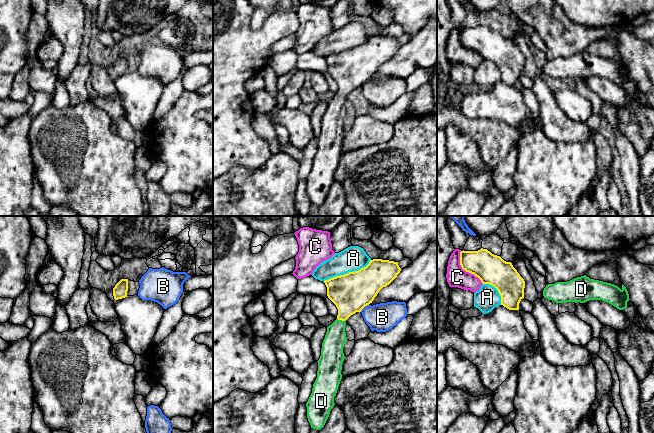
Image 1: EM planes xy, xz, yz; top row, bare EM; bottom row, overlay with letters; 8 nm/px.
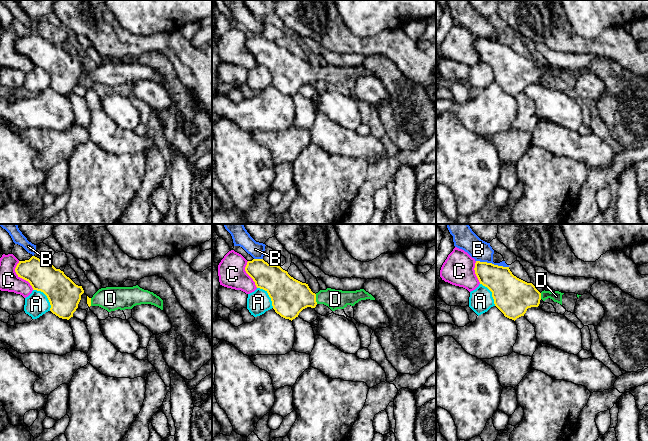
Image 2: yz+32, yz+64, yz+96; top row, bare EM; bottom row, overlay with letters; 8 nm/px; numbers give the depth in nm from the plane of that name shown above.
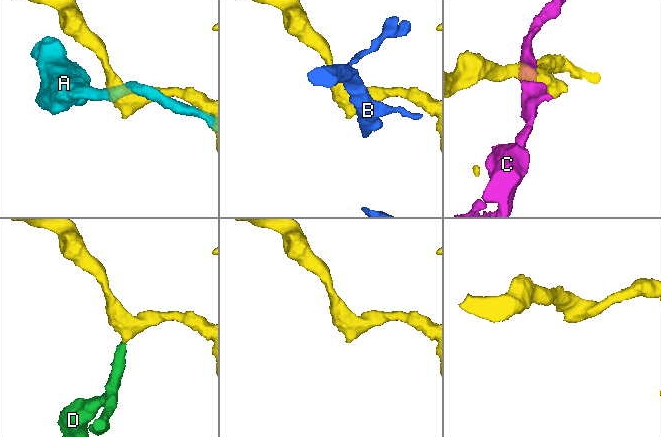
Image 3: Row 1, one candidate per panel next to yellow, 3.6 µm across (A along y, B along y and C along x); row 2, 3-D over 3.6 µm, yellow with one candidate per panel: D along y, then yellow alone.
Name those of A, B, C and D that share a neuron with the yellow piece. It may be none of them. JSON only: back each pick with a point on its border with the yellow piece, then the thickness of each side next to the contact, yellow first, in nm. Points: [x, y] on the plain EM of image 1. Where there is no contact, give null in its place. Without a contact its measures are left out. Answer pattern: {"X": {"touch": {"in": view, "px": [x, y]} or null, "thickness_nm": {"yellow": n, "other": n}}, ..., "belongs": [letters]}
{"D": {"touch": {"in": "xz", "px": [341, 95]}, "thickness_nm": {"yellow": 320, "other": 180}}, "belongs": ["D"]}

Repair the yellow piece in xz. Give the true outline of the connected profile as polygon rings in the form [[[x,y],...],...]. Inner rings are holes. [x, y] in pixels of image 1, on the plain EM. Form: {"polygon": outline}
{"polygon": [[[373,35],[369,40],[358,47],[349,48],[325,56],[328,74],[338,85],[337,95],[327,103],[327,108],[322,119],[321,132],[318,138],[317,154],[313,160],[312,169],[306,179],[307,194],[311,204],[320,206],[324,203],[331,185],[334,183],[334,173],[342,155],[342,140],[345,135],[343,129],[344,119],[347,117],[345,102],[346,96],[356,88],[372,79],[378,68],[389,61],[400,49],[398,38]]]}

